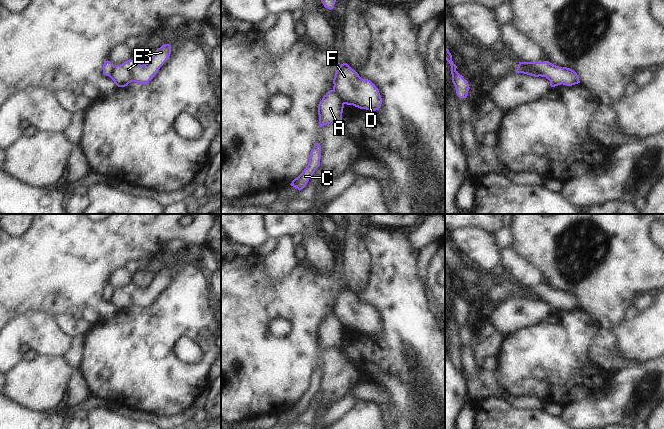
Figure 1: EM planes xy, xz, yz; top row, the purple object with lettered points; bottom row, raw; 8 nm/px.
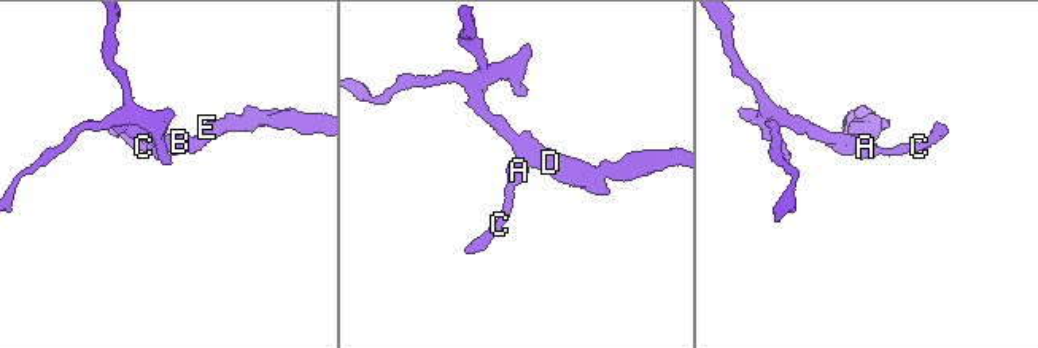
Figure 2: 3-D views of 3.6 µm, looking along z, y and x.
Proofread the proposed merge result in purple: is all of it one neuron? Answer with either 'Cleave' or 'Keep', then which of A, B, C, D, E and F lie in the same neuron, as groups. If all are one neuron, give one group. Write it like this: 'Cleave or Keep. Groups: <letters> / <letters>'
Cleave. Groups: A C / B D E F.

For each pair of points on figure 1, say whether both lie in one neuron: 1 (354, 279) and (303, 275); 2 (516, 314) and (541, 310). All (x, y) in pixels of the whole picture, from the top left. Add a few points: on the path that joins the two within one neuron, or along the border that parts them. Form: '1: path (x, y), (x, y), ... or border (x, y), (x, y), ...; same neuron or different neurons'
1: border (343, 276), (346, 286); different neurons
2: path (522, 312), (535, 311); same neuron

